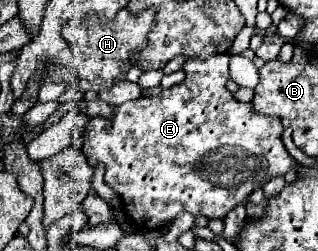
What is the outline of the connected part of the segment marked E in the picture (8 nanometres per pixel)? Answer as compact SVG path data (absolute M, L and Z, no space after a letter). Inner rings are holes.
M224 54L224 56L210 56L210 58L188 58L188 62L184 64L184 72L186 72L186 80L182 84L176 84L168 90L162 90L158 96L140 96L136 100L130 100L130 102L124 102L124 104L118 104L112 108L112 116L110 118L100 118L100 116L94 116L88 120L88 124L78 130L78 134L82 136L84 140L84 146L82 146L82 152L86 154L86 158L92 158L92 160L100 160L104 162L106 166L106 174L104 174L104 182L120 194L122 202L124 202L124 210L126 214L130 216L130 220L140 228L140 230L154 230L154 228L164 228L166 224L170 224L176 214L188 210L190 214L194 216L200 216L204 214L206 218L224 218L234 206L242 204L256 188L262 188L270 178L274 176L280 176L280 174L286 174L288 168L300 168L292 158L290 154L286 152L282 140L280 140L280 134L284 130L280 118L270 118L270 116L256 116L252 112L252 106L250 104L242 104L238 100L234 100L234 94L226 90L226 82L228 82L228 60L230 56Z

